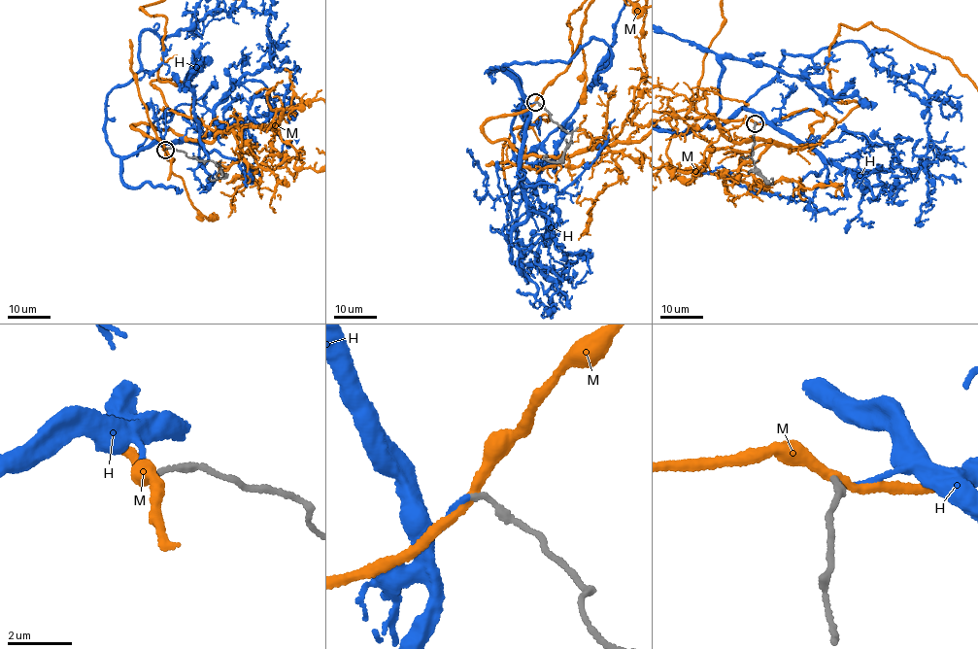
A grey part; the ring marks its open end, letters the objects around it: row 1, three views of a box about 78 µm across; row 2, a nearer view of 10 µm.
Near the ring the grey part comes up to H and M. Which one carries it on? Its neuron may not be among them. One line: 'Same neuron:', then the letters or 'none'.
Same neuron: H

